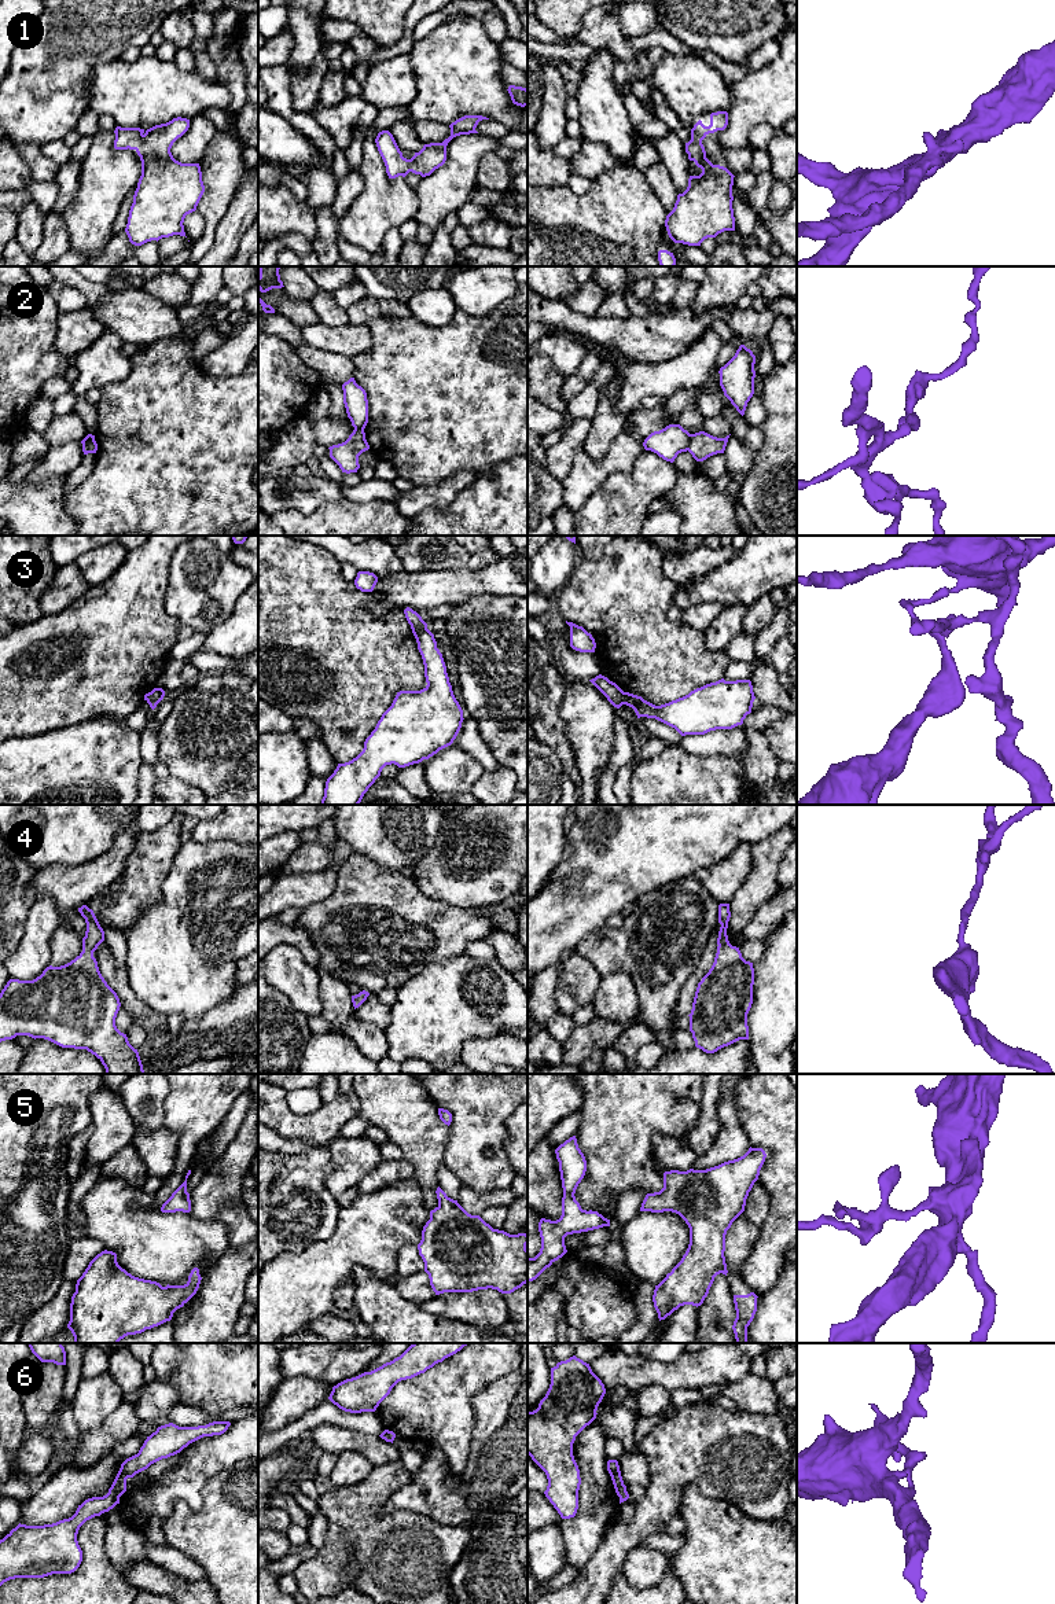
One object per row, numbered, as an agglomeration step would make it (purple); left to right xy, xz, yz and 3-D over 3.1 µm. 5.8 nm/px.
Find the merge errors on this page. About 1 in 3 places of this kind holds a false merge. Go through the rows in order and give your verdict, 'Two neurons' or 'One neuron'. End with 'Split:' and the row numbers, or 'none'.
1: One neuron
2: Two neurons
3: Two neurons
4: One neuron
5: One neuron
6: One neuron
Split: 2, 3

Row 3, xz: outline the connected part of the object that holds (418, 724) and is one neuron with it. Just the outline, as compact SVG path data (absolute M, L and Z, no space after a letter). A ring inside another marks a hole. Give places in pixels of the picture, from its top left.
M429 629L413 636L423 659L427 685L420 691L397 692L392 706L382 714L375 729L365 739L363 751L352 761L338 764L327 779L321 805L359 805L386 765L394 764L405 768L419 764L451 746L456 739L464 718L453 695L442 654Z

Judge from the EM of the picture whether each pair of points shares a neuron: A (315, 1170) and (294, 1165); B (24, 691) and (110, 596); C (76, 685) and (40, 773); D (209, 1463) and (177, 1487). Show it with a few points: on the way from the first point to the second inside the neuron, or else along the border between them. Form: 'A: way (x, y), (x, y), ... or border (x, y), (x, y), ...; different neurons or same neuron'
A: way (309, 1170), (300, 1170); same neuron
B: way (48, 669), (95, 621); same neuron
C: border (89, 720), (26, 736); different neurons
D: way (201, 1463), (184, 1479); same neuron

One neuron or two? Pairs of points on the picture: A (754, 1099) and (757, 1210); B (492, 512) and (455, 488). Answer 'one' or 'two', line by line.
A: two
B: two

